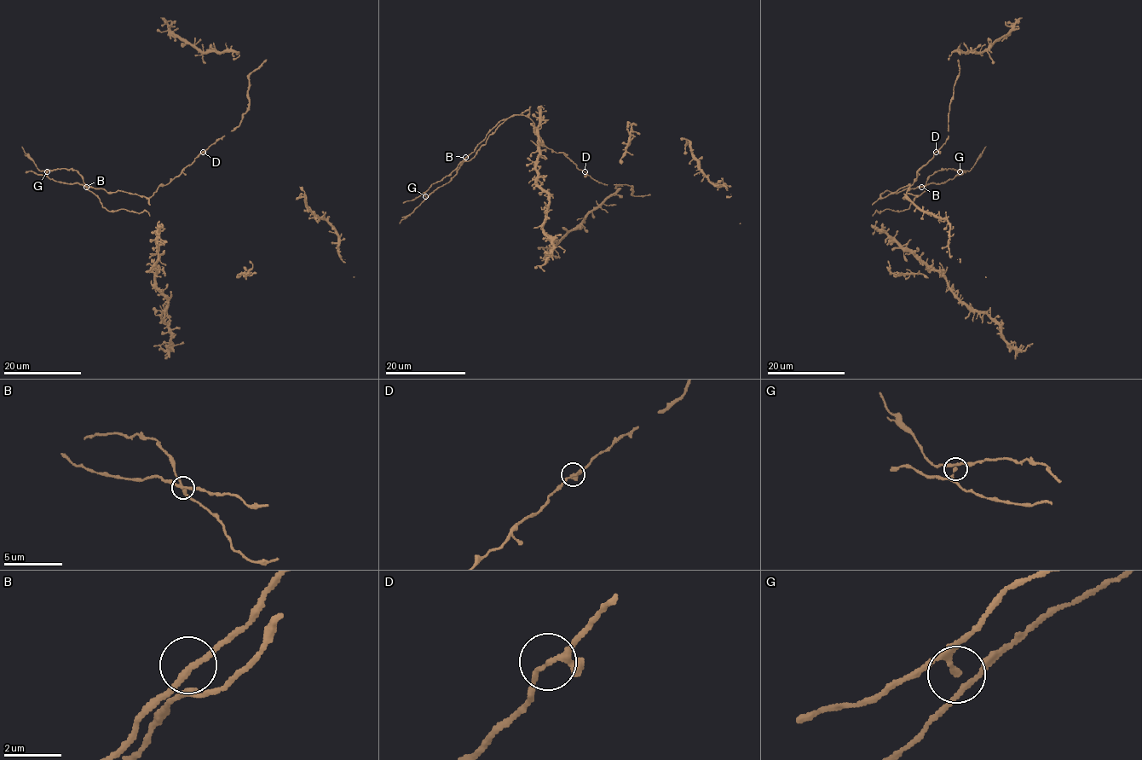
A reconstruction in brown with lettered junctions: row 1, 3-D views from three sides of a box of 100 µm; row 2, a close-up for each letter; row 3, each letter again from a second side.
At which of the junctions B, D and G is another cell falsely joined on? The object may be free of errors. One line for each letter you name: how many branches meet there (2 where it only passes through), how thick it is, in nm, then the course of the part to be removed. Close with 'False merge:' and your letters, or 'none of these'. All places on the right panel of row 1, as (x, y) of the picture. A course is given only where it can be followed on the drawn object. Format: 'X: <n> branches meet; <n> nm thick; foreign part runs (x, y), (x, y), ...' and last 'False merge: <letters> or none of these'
False merge: none of these

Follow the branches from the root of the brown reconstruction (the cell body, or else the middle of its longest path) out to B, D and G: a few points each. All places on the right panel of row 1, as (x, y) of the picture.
B: (881, 194), (887, 190), (900, 192), (921, 187)
D: (881, 194), (880, 196), (885, 197), (911, 185), (918, 176), (918, 171), (936, 151)
G: (881, 194), (942, 183), (952, 180), (960, 171)

